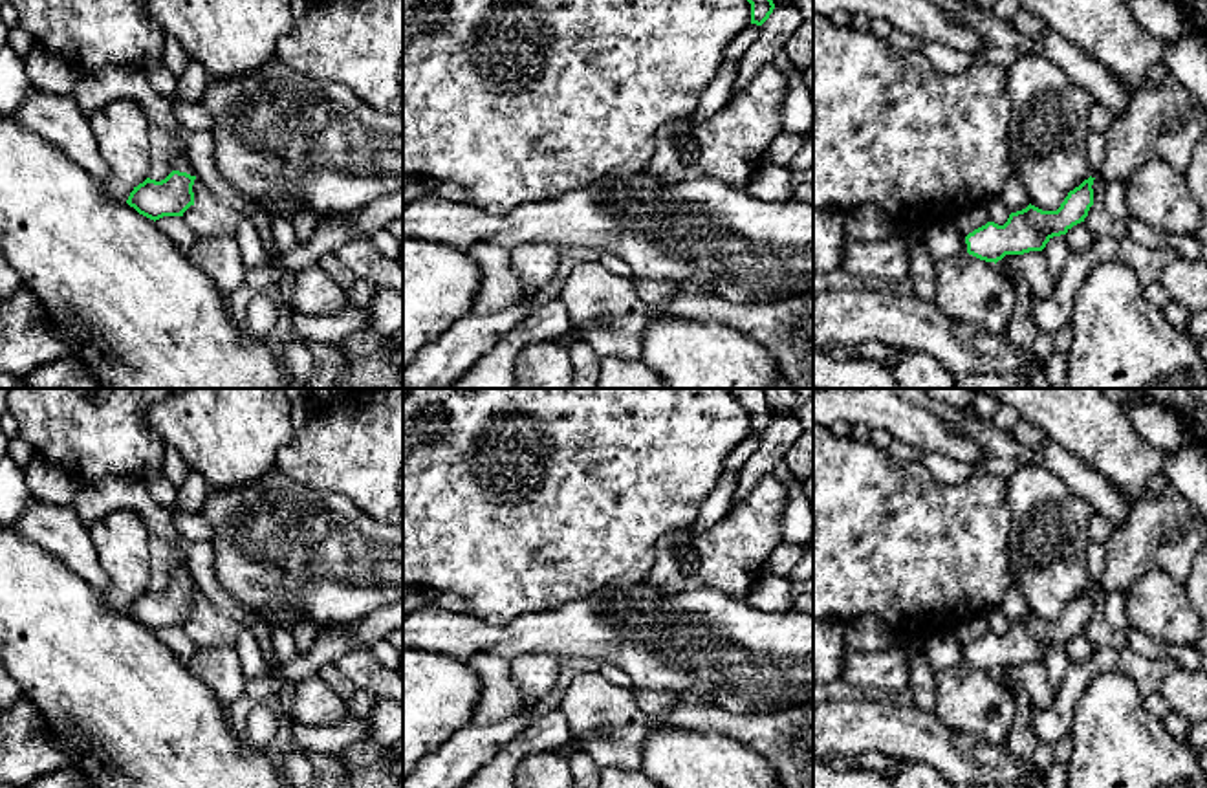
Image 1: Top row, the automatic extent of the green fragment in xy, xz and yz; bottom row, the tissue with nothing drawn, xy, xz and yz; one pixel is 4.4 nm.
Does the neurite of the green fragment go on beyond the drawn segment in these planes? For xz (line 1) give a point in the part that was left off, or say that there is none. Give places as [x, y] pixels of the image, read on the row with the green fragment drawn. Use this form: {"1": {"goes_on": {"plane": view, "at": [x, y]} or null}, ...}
{"1": {"goes_on": null}}

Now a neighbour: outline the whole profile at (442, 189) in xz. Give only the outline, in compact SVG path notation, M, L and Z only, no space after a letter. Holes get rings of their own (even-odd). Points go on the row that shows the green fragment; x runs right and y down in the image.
M438 181L429 196L436 196L436 198L443 198L443 200L451 200L456 203L471 203L473 205L473 198L469 196L469 192L452 183L452 181Z

